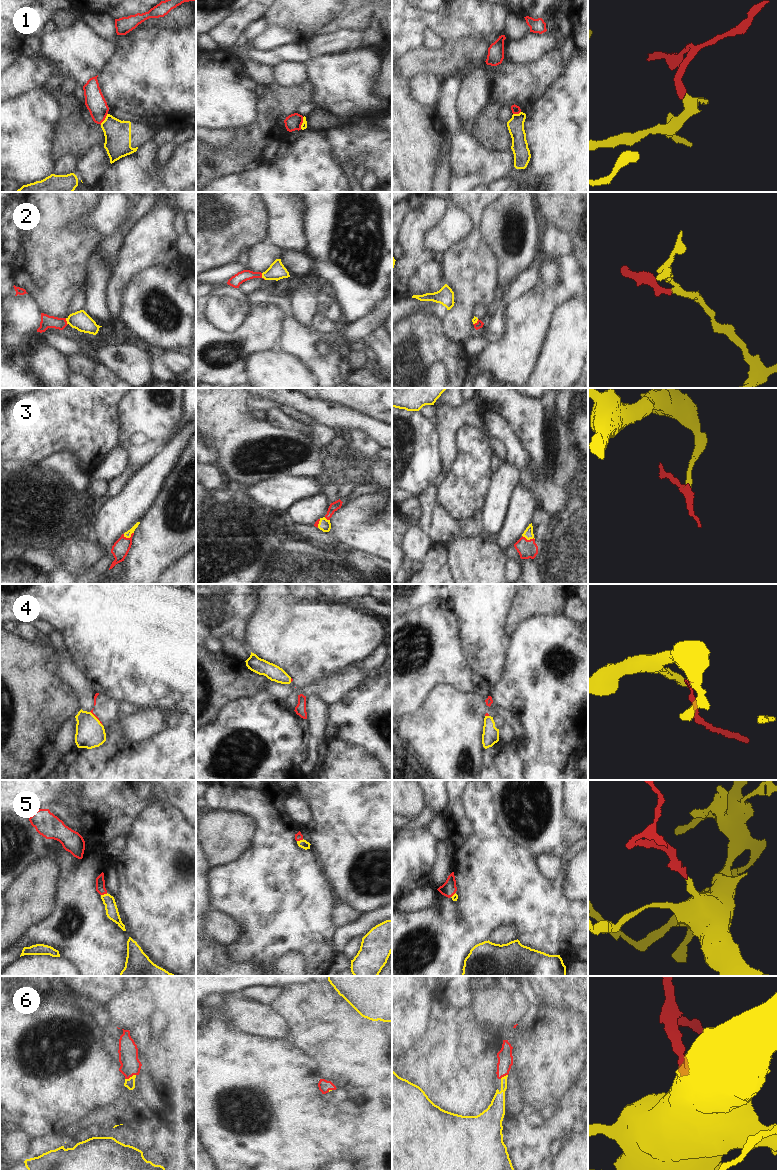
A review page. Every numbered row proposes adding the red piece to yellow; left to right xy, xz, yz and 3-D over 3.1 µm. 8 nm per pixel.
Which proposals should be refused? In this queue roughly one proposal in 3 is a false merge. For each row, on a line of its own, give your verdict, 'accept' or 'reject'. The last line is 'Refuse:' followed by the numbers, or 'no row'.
1: reject
2: accept
3: accept
4: reject
5: accept
6: accept
Refuse: 1, 4

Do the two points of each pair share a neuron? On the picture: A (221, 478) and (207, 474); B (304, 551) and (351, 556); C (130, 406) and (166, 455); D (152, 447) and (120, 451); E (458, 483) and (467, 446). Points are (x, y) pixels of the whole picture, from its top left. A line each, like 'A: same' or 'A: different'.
A: same
B: different
C: different
D: different
E: same

